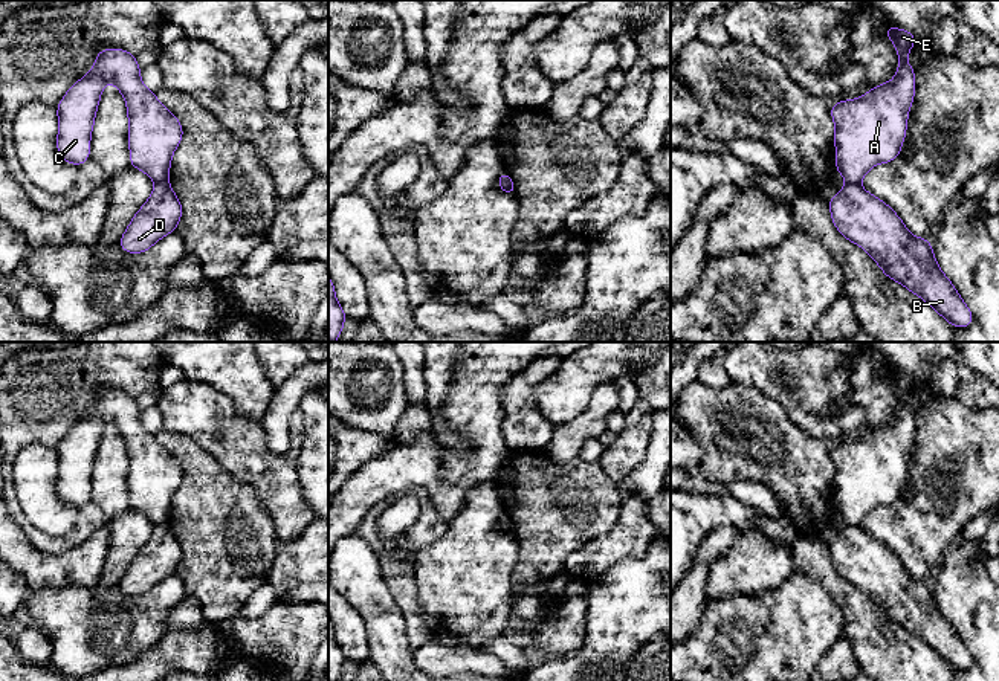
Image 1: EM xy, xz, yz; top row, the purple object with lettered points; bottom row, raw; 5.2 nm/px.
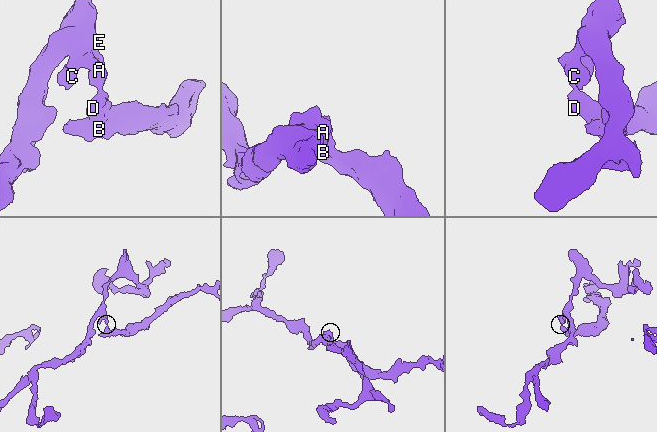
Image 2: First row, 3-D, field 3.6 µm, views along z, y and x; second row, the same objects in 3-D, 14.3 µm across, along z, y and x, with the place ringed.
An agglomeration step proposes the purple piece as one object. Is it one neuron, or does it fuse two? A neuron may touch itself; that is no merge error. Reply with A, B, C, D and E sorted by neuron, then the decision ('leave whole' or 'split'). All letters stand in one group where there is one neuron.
A C E / B D; split

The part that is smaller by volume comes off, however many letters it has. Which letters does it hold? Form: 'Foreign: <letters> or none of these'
Foreign: B, D

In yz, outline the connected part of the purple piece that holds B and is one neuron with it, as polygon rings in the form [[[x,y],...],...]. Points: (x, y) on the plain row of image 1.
[[[846,525],[829,544],[836,571],[854,586],[863,589],[891,621],[924,641],[956,670],[972,666],[973,657],[950,621],[941,614],[927,580],[913,579],[889,547],[869,536],[858,525]]]

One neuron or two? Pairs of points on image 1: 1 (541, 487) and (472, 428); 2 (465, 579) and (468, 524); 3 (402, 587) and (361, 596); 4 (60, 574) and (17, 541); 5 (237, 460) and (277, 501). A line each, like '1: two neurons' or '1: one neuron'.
1: two neurons
2: one neuron
3: two neurons
4: one neuron
5: one neuron

